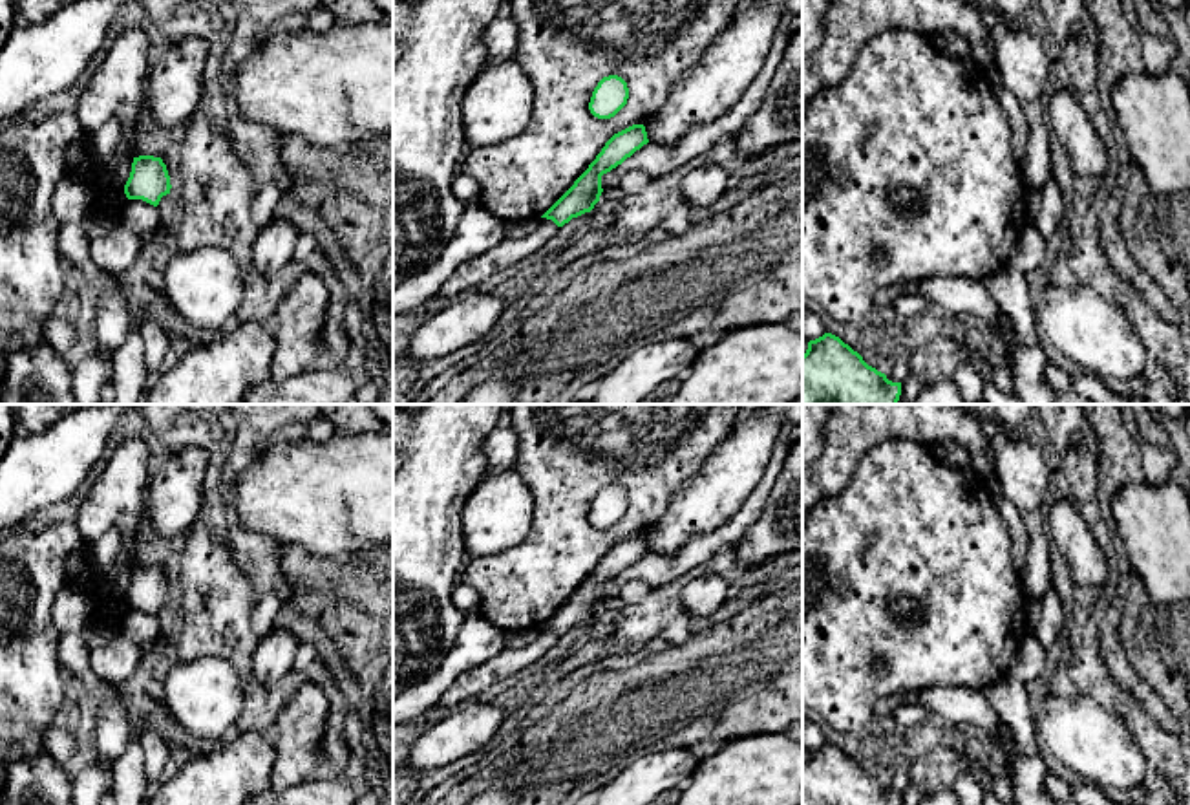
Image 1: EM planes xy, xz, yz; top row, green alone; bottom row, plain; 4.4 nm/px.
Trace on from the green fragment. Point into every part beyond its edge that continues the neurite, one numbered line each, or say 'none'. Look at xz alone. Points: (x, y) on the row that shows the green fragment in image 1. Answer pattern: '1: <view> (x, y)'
none

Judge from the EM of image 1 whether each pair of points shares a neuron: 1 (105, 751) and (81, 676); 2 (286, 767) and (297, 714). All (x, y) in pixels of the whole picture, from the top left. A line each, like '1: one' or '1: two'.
1: one
2: one

